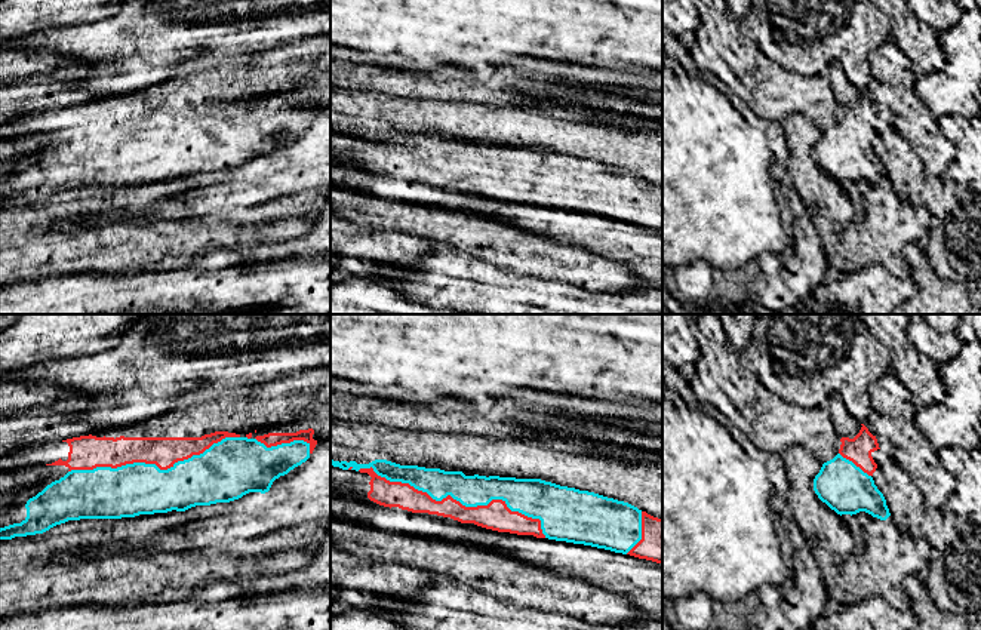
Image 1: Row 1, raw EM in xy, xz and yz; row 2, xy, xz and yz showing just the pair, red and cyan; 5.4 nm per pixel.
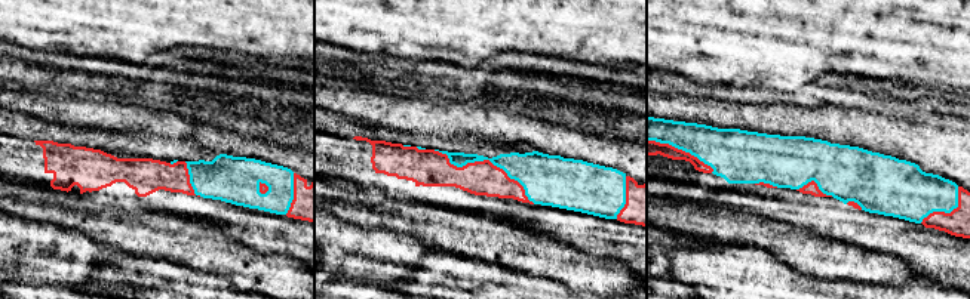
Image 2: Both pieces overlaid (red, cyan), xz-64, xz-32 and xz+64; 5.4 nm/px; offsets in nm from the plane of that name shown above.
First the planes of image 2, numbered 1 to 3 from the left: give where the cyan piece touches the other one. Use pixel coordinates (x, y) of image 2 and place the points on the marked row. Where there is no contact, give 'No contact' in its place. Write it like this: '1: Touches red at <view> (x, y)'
1: Touches red at xz-64 (189, 181)
2: Touches red at xz-32 (485, 160)
3: Touches red at xz+64 (681, 150)

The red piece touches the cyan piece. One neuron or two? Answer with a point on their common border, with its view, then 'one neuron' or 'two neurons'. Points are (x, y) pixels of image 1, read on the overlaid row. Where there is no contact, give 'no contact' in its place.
xz (455, 500) | one neuron

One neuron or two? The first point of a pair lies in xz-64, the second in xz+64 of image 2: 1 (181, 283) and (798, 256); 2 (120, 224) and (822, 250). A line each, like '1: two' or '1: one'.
1: two
2: one

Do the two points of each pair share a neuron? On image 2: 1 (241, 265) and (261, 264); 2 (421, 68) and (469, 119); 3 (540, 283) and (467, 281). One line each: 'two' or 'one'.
1: one
2: two
3: one

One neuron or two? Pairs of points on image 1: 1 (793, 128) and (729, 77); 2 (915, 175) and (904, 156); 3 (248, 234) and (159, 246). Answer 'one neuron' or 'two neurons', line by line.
1: two neurons
2: one neuron
3: one neuron

